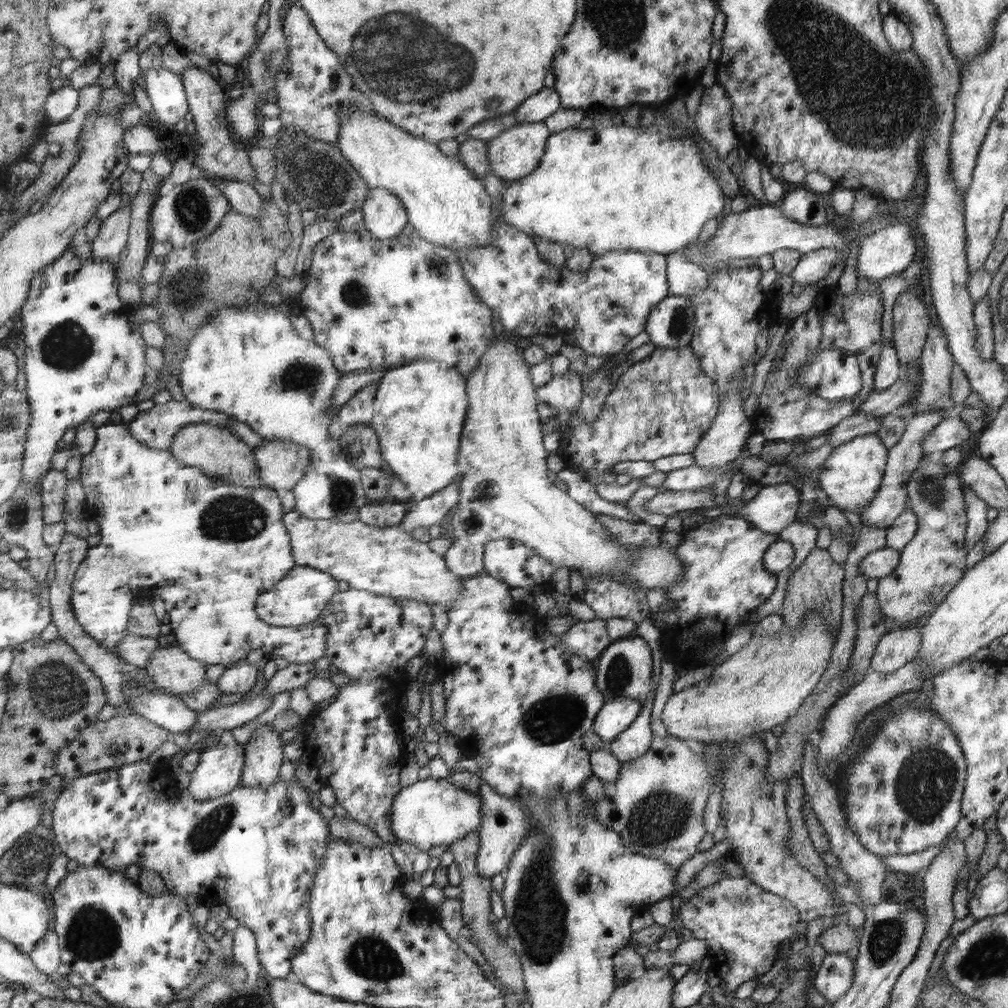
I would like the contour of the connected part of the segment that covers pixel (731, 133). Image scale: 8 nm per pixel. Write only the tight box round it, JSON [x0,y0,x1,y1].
[695,82,739,161]

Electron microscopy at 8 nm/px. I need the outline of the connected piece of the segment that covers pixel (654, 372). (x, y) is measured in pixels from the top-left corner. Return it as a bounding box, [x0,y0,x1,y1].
[557,345,718,470]

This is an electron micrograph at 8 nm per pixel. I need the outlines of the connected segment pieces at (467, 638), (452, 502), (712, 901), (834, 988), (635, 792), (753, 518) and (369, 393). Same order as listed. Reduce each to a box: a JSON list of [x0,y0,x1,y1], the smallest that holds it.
[[429,572,606,798],[398,483,459,533],[679,875,800,992],[814,953,855,1003],[592,660,712,870],[730,483,801,535],[337,382,378,428]]

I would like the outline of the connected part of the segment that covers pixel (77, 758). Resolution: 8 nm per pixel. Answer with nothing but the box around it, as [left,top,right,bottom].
[56,714,170,783]

